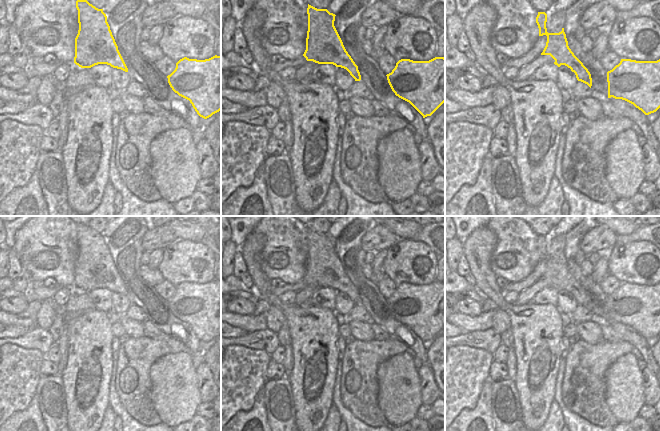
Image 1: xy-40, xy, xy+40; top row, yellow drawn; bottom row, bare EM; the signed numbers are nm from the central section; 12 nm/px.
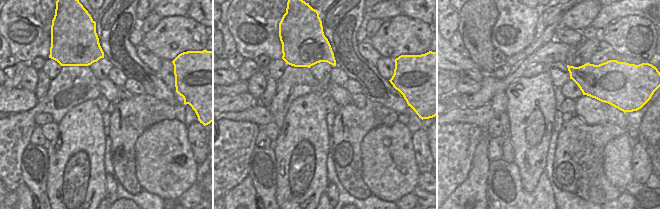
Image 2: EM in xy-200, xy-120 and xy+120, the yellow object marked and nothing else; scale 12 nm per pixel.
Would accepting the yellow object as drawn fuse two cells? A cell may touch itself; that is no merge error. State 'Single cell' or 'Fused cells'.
Single cell.

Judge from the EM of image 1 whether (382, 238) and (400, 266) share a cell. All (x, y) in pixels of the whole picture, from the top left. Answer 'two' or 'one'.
two

